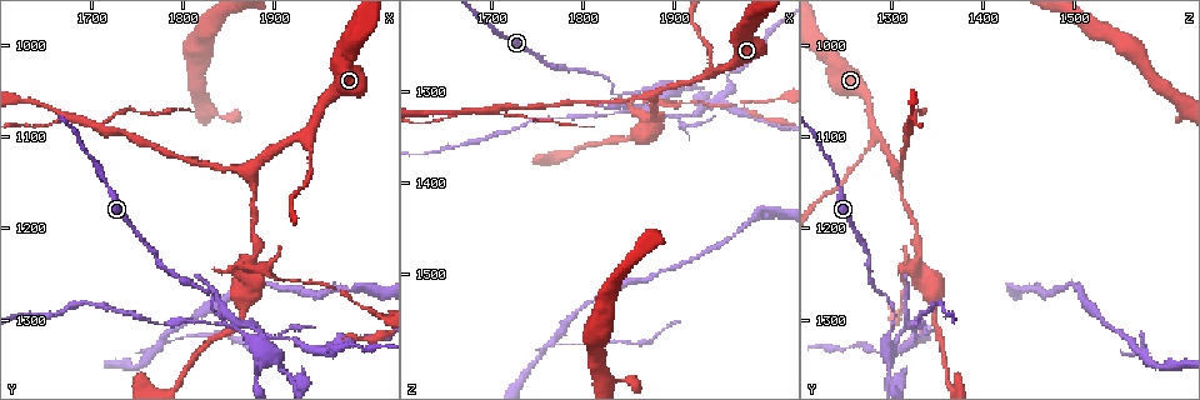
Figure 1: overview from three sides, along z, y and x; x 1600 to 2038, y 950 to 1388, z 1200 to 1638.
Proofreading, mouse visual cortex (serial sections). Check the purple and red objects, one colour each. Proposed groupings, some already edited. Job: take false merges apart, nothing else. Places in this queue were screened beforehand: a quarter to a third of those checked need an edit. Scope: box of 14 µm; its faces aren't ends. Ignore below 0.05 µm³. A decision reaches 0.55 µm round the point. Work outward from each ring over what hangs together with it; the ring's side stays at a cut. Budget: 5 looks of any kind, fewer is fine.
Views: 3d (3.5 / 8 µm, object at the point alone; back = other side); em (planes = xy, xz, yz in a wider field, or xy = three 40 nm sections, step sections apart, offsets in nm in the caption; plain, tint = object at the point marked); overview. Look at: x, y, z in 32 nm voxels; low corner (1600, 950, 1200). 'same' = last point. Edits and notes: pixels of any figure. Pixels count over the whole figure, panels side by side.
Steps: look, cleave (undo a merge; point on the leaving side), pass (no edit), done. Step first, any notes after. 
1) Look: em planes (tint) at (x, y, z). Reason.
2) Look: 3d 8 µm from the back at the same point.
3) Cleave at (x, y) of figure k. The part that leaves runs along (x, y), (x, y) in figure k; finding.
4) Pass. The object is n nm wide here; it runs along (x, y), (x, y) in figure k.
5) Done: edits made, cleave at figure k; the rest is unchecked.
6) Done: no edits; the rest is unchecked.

Look: 3d 3.5 µm at (1935, 1095, 1280). Arms part here.

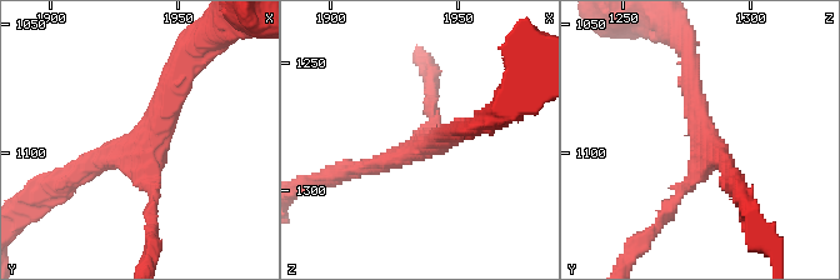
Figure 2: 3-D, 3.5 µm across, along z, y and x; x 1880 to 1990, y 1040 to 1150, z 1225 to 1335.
Look: em xy step 2 (tint) at (1936, 1097, 1282). 3 arms meet here; the arms are 150, 200, 250 nm wide; now the EM.

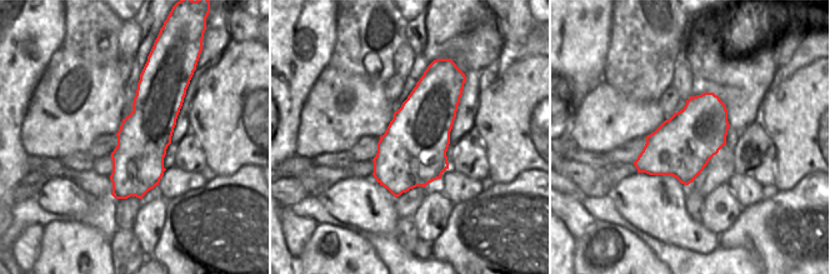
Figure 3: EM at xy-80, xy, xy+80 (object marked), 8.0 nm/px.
Pass. All the same cell.

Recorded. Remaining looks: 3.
Look: 3d 3.5 µm at (1880, 1135, 1305). A fork.

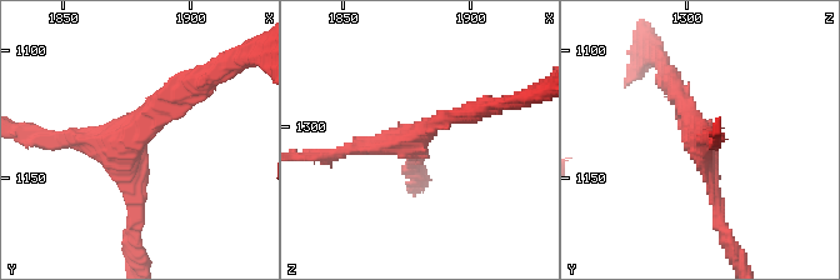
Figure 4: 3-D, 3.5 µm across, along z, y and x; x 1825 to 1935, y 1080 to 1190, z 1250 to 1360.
Look: em xy step 1 (plain) at (1876, 1134, 1307). 3 arms meet here; the arms are 200, 200, 200 nm wide.

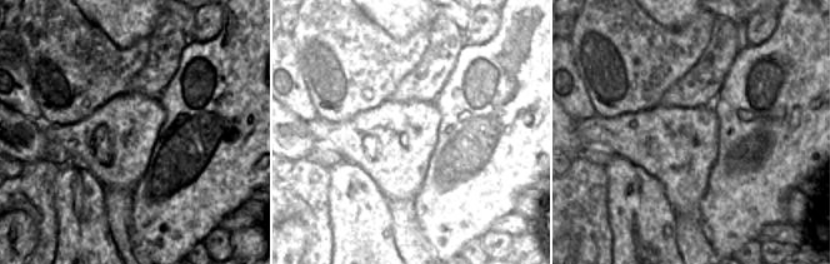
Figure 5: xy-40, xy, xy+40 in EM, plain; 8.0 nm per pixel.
Look: em xy step 1 (tint) at the same point. Where the object lies.

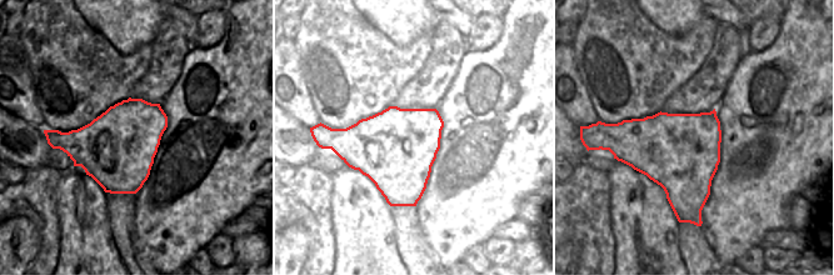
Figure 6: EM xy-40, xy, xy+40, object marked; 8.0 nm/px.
Pass. The object is 650 nm wide here; it runs along (185, 90), (128, 140), (131, 221) in figure 4; one cell here.

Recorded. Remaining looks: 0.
Done: no edits; the rest is unchecked.

